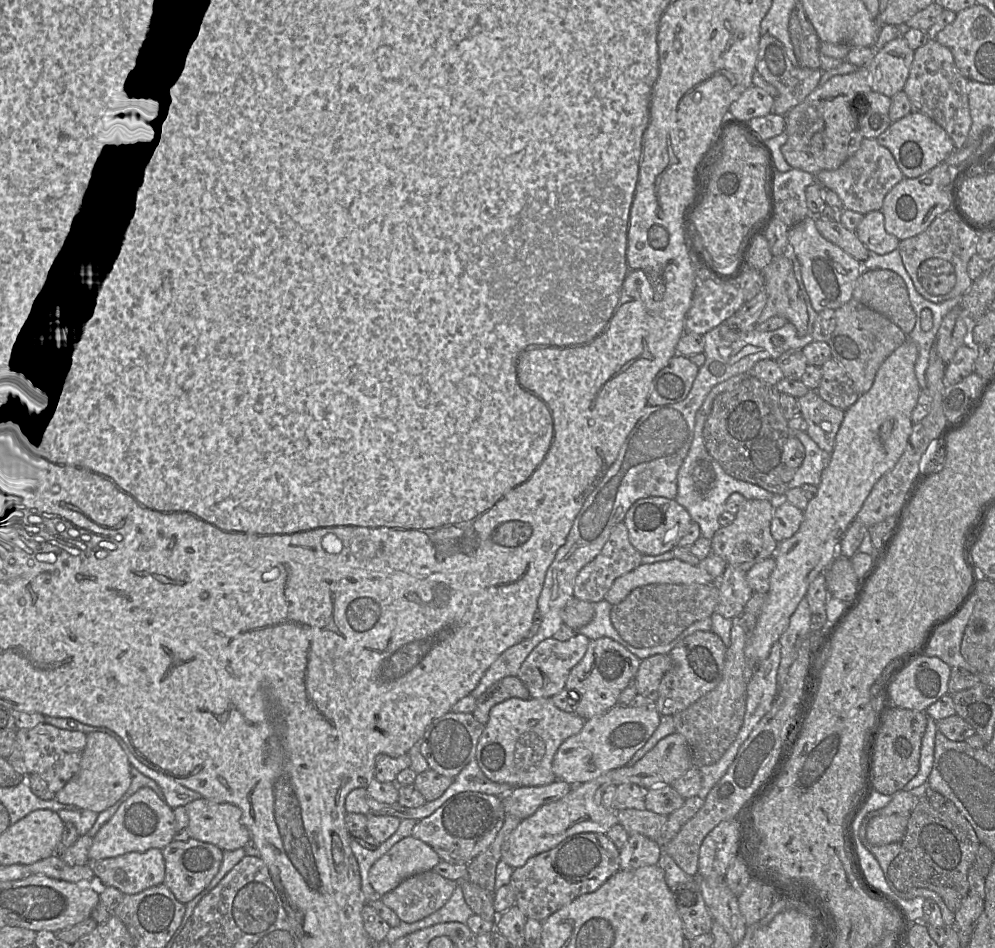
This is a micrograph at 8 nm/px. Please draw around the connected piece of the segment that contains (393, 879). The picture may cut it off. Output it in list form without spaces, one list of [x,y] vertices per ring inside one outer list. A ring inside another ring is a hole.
[[[410,835],[397,842],[372,865],[369,882],[381,897],[406,878],[433,870],[440,861],[431,846]]]

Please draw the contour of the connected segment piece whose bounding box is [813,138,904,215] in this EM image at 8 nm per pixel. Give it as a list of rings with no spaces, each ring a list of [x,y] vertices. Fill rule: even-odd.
[[[864,138],[860,148],[835,170],[823,170],[815,175],[815,181],[823,188],[834,191],[843,203],[843,208],[863,215],[879,211],[888,192],[898,184],[904,175],[892,153],[876,139]]]

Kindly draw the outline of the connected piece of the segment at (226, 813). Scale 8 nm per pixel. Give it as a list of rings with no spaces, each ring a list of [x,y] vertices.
[[[202,796],[184,806],[189,816],[190,838],[216,845],[223,851],[243,848],[250,840],[250,832],[242,822],[242,810],[235,804],[219,803]]]

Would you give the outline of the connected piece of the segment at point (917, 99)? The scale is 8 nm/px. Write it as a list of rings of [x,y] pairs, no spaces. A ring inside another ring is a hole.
[[[935,39],[914,50],[909,76],[903,88],[910,100],[911,111],[923,113],[939,124],[950,136],[955,148],[965,144],[972,124],[967,82],[968,79],[956,67],[950,50]]]

